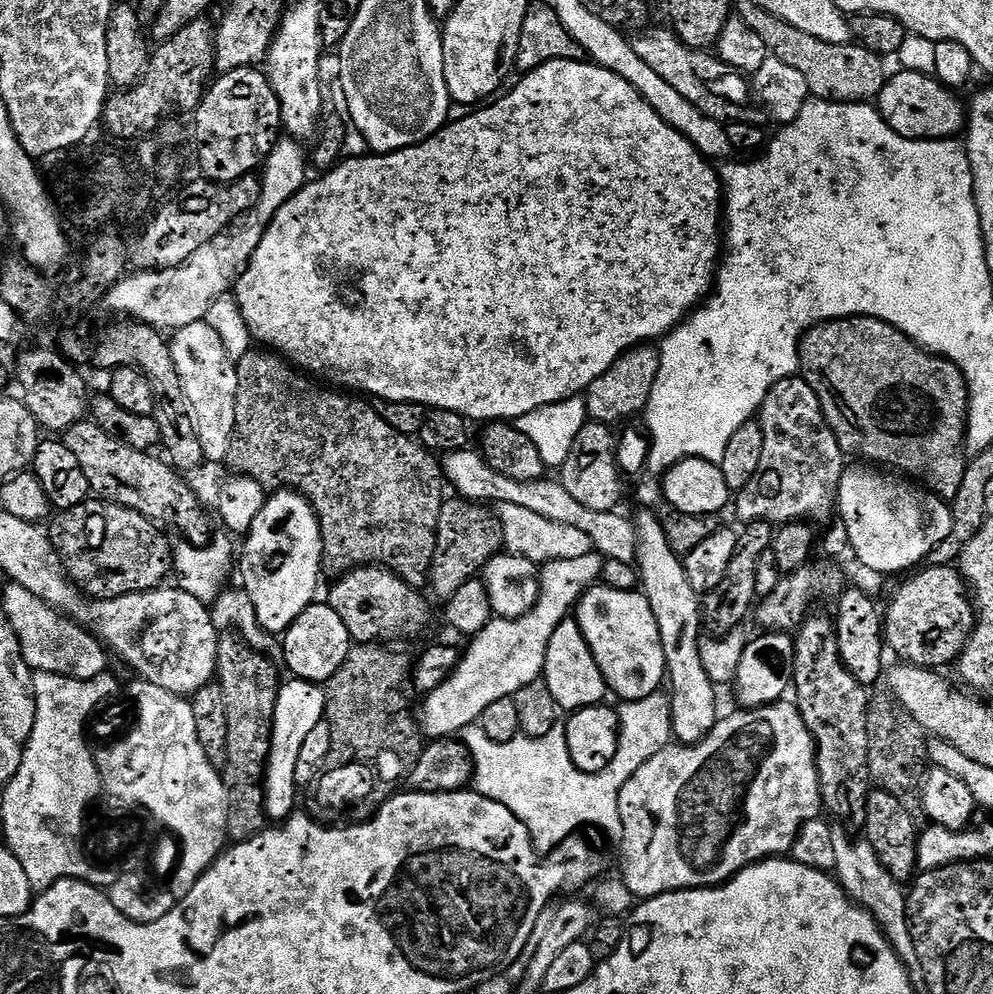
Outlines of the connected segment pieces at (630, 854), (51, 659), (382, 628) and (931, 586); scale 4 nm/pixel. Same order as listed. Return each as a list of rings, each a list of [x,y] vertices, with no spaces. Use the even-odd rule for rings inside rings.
[[[777,702],[767,704],[764,707],[737,710],[733,716],[717,719],[716,725],[709,730],[701,740],[694,744],[672,742],[660,753],[652,758],[638,770],[633,771],[625,785],[622,786],[617,798],[616,815],[620,824],[620,872],[624,884],[630,890],[630,894],[637,901],[643,902],[661,896],[667,892],[680,892],[683,888],[711,888],[723,885],[737,872],[748,868],[751,864],[757,864],[759,860],[780,858],[783,852],[793,851],[793,844],[797,838],[797,832],[808,820],[817,819],[821,815],[821,794],[819,784],[819,772],[816,769],[816,743],[810,730],[803,721],[795,703]],[[736,768],[740,768],[740,776],[744,776],[744,788],[740,788],[740,776],[736,776]]]
[[[13,582],[6,585],[2,594],[2,608],[20,642],[22,658],[33,671],[76,677],[79,680],[92,680],[107,671],[107,651],[89,631],[58,613],[26,588]]]
[[[355,567],[335,581],[328,592],[326,603],[342,618],[346,630],[356,644],[390,642],[386,640],[408,640],[420,636],[428,624],[423,611],[426,604],[417,589],[401,580],[387,567]]]
[[[928,566],[920,571],[893,594],[888,612],[886,608],[882,616],[884,639],[887,647],[900,655],[901,661],[940,670],[943,664],[951,660],[953,663],[968,645],[968,637],[976,626],[974,604],[955,567]]]

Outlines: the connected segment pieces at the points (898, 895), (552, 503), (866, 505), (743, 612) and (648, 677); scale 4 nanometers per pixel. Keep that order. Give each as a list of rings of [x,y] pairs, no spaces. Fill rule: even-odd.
[[[836,826],[831,829],[831,843],[835,860],[834,872],[839,887],[844,889],[845,895],[860,905],[887,938],[888,943],[896,952],[907,969],[919,969],[918,956],[914,948],[913,938],[910,937],[908,919],[906,918],[907,895],[897,880],[881,864],[875,850],[866,840],[850,842],[847,829]]]
[[[472,448],[447,453],[441,461],[443,477],[454,484],[463,499],[488,504],[510,503],[527,508],[550,521],[578,528],[591,540],[595,551],[605,559],[631,561],[635,557],[635,525],[617,511],[596,511],[582,506],[557,479],[541,478],[532,481],[510,479],[489,466],[482,454]],[[444,460],[444,462],[443,462]]]
[[[872,466],[864,467],[868,468],[845,467],[838,489],[838,516],[848,531],[851,555],[856,555],[861,566],[872,572],[904,572],[907,568],[915,569],[923,565],[931,557],[932,551],[952,533],[951,507],[936,493],[927,491],[899,475],[889,474]]]
[[[751,521],[744,526],[744,530],[737,533],[737,538],[734,548],[734,557],[730,560],[730,566],[727,567],[727,574],[724,576],[724,581],[714,593],[705,593],[701,599],[701,617],[705,633],[709,637],[724,637],[737,629],[740,622],[747,616],[750,608],[753,609],[757,595],[755,592],[758,558],[764,551],[771,549],[773,545],[774,528],[768,521]]]
[[[592,586],[581,595],[574,619],[592,652],[600,673],[621,701],[640,701],[665,683],[666,673],[654,610],[643,591],[623,592],[607,586]]]

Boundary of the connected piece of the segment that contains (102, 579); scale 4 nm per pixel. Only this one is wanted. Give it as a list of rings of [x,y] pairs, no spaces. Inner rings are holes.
[[[87,498],[72,508],[57,511],[55,515],[52,525],[46,528],[49,541],[60,557],[68,580],[93,600],[114,599],[131,592],[155,589],[161,583],[159,580],[167,574],[168,566],[170,570],[170,544],[168,546],[164,540],[156,541],[153,521],[126,507],[105,503],[97,498]]]

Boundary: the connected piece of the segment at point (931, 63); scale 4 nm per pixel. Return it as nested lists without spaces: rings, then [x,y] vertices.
[[[905,35],[896,58],[906,69],[914,72],[900,72],[893,80],[891,77],[878,97],[879,114],[888,123],[890,130],[911,140],[947,140],[955,137],[956,131],[959,128],[961,131],[966,124],[966,108],[960,105],[957,93],[932,77],[936,66],[935,46],[933,40]]]

